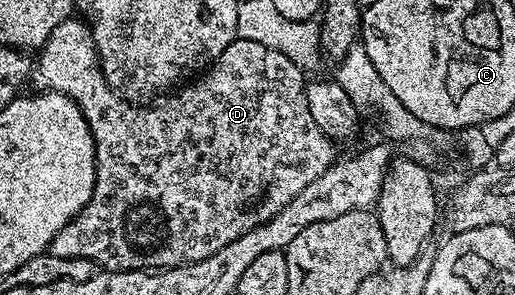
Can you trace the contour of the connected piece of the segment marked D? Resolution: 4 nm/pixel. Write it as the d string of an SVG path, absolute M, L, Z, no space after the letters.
M80 17L64 18L49 33L45 43L40 46L38 54L41 54L35 58L35 82L37 78L38 84L41 85L38 87L45 92L66 94L83 112L95 144L95 184L91 200L87 200L85 207L58 232L48 248L48 253L60 258L86 258L105 272L110 270L156 272L198 262L219 252L219 248L231 244L231 240L243 236L247 231L261 226L264 222L270 222L279 212L283 212L283 208L287 208L287 204L291 204L291 200L295 200L295 196L299 196L299 192L303 192L303 188L307 188L307 184L311 184L311 180L319 180L319 176L323 176L323 172L327 172L327 168L332 166L338 157L338 147L332 137L324 134L311 116L311 108L307 104L305 95L306 71L288 59L283 52L256 43L255 40L234 38L204 72L186 81L176 92L152 104L131 103L105 83L93 33L89 23Z

